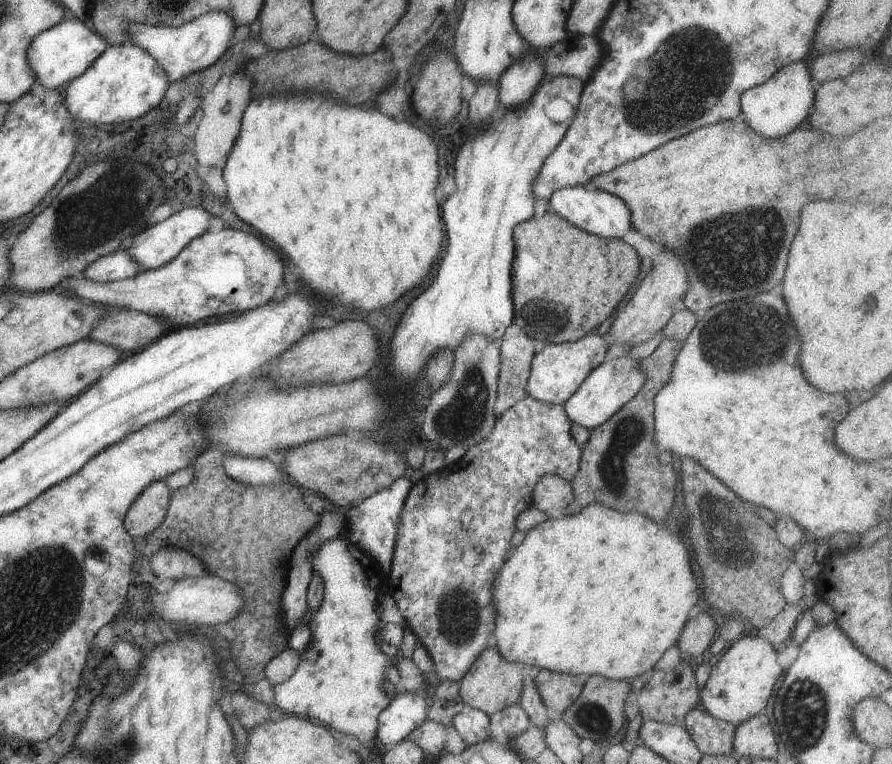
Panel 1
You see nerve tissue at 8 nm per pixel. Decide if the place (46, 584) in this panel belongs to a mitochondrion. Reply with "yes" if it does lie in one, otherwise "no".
yes

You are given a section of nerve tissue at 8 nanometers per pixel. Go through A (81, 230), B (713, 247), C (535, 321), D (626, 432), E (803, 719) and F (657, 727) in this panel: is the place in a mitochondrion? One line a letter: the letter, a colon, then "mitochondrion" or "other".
A: mitochondrion
B: mitochondrion
C: mitochondrion
D: mitochondrion
E: mitochondrion
F: other

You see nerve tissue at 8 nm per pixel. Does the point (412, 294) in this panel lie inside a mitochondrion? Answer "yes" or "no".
no

